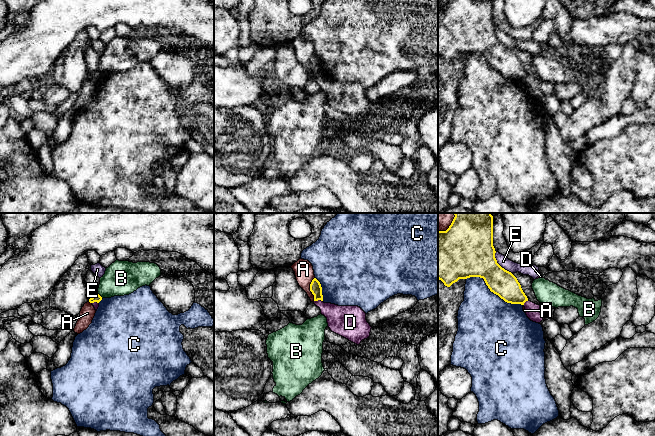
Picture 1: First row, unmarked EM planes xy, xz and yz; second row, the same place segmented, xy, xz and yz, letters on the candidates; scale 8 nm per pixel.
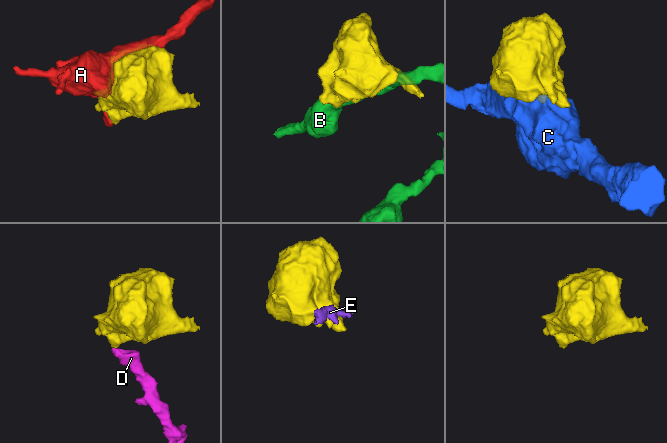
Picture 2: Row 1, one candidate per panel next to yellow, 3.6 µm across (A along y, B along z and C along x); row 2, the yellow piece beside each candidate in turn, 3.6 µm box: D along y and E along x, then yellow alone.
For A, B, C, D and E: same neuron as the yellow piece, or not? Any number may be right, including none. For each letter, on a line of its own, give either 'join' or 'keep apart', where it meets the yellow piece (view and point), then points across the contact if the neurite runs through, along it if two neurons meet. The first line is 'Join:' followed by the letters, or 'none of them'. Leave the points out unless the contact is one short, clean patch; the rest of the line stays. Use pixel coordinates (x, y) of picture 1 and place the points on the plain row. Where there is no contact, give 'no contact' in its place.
Join: none of them
A: keep apart; contact xz (310, 65)
B: keep apart; contact xy (100, 72)
C: keep apart; contact yz (492, 67)
D: keep apart; contact xz (318, 75); border xz (322, 76), (314, 77)
E: keep apart; contact yz (498, 40)

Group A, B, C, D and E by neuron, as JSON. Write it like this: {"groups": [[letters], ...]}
{"groups": [["A"], ["B"], ["C"], ["D", "E"]]}

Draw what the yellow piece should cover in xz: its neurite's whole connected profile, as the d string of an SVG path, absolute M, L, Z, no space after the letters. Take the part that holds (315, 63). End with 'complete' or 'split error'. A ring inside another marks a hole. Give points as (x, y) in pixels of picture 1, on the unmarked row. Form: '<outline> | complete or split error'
M314 54L310 60L310 67L314 71L314 77L323 77L322 63L320 58L316 54Z | complete

